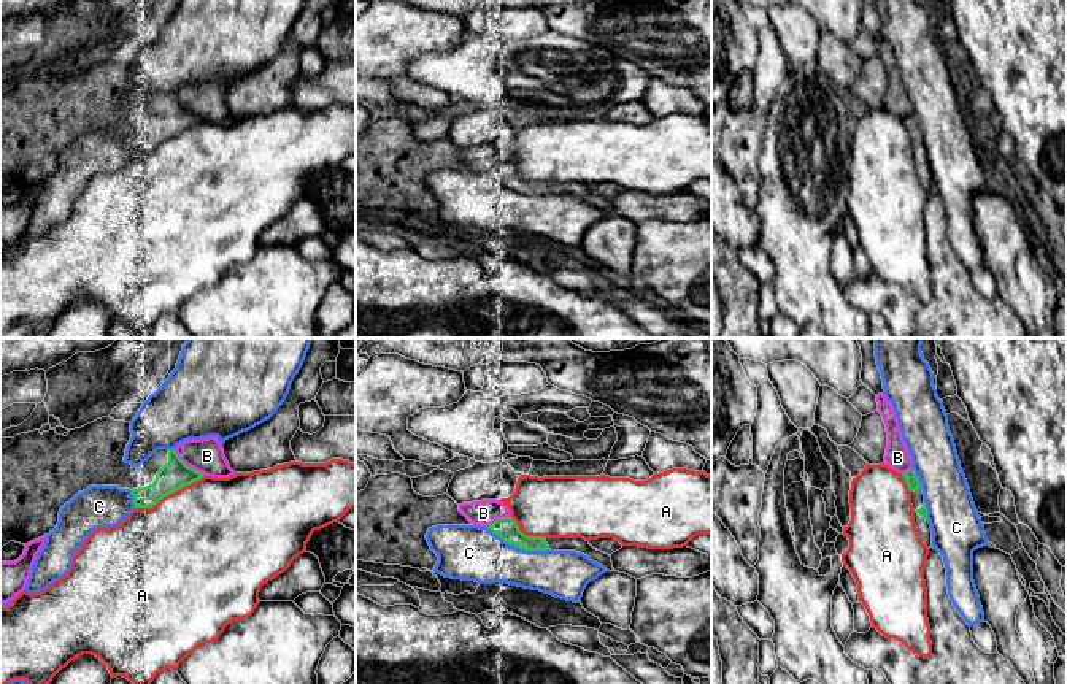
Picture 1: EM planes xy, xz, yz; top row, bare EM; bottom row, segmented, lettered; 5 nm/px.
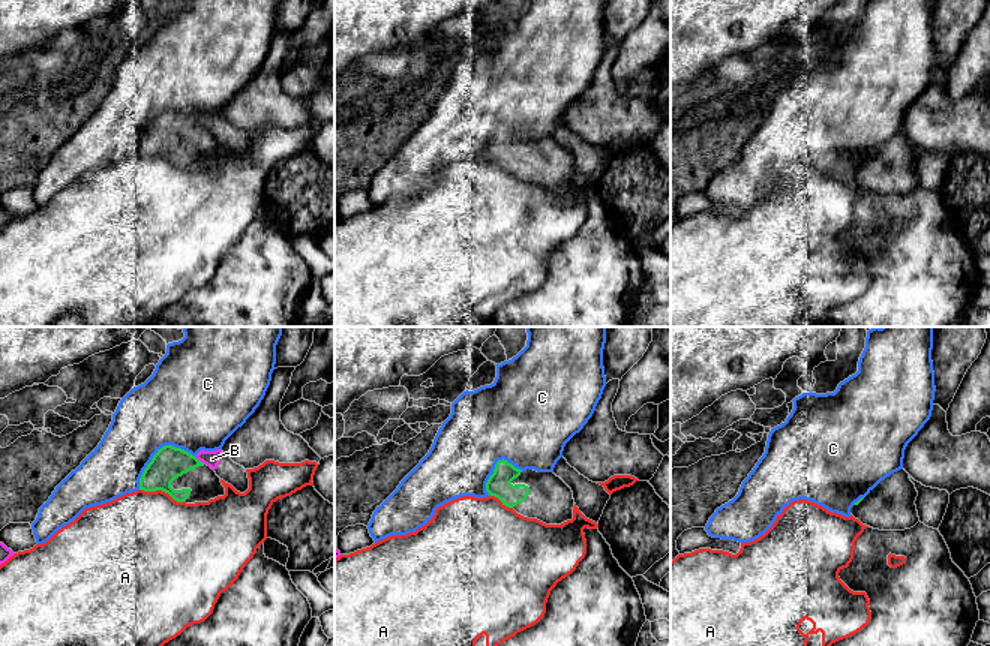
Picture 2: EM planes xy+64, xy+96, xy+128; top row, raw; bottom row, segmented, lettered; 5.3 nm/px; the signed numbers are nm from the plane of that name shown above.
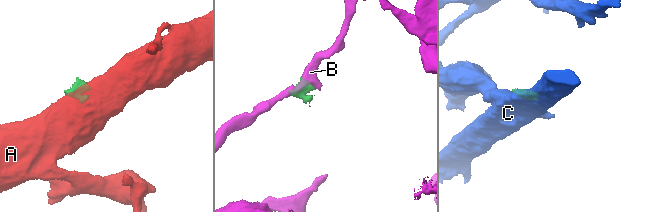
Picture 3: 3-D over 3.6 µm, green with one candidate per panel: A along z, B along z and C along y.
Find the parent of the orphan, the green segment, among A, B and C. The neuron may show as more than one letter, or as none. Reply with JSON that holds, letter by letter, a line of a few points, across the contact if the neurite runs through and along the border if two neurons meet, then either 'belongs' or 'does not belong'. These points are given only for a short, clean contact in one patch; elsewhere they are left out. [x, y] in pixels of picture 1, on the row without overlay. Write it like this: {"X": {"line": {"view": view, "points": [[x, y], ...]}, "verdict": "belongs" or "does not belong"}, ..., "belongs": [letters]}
{"A": {"verdict": "does not belong"}, "B": {"verdict": "does not belong"}, "C": {"verdict": "does not belong"}, "belongs": []}

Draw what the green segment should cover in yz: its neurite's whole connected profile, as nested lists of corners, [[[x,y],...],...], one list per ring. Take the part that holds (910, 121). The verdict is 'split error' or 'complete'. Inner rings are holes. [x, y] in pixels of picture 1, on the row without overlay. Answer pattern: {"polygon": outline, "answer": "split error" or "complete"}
{"polygon": [[[908,114],[902,121],[903,121],[903,124],[908,130],[910,140],[911,140],[911,149],[915,154],[915,170],[918,173],[918,178],[919,178],[923,187],[927,192],[932,192],[932,175],[930,175],[930,168],[927,163],[927,152],[924,148],[924,138],[923,138],[921,129],[919,129],[919,124],[918,124],[915,114]]], "answer": "split error"}

